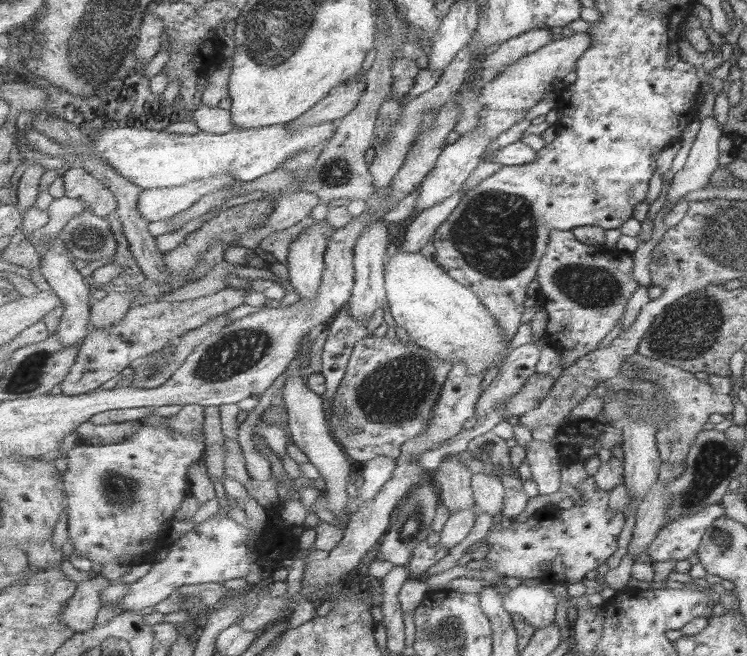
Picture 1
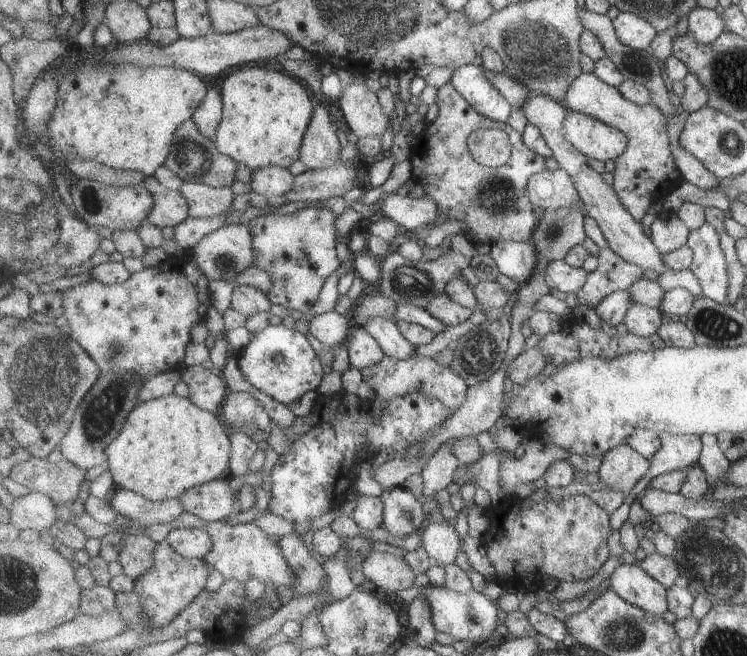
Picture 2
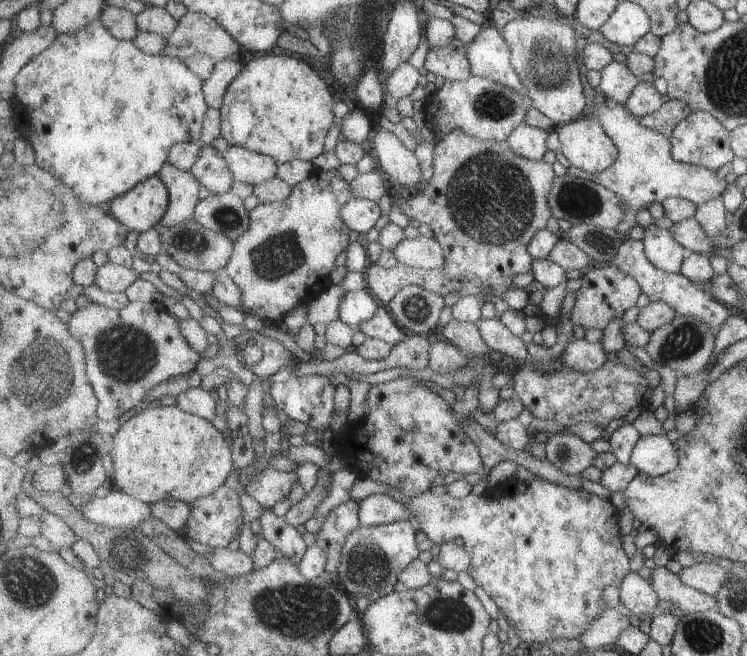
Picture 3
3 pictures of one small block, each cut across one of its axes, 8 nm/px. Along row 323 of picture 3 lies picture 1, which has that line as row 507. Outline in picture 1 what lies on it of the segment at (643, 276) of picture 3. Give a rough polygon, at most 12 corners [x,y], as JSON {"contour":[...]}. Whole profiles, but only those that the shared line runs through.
{"contour":[[722,503],[671,519],[647,547],[654,562],[695,554]]}

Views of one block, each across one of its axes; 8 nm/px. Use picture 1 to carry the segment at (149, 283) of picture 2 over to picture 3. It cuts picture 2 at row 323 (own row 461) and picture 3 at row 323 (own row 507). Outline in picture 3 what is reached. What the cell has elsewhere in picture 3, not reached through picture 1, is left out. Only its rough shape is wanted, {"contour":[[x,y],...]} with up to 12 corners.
{"contour":[[91,302],[84,346],[98,418],[117,419],[203,357],[159,303]]}

